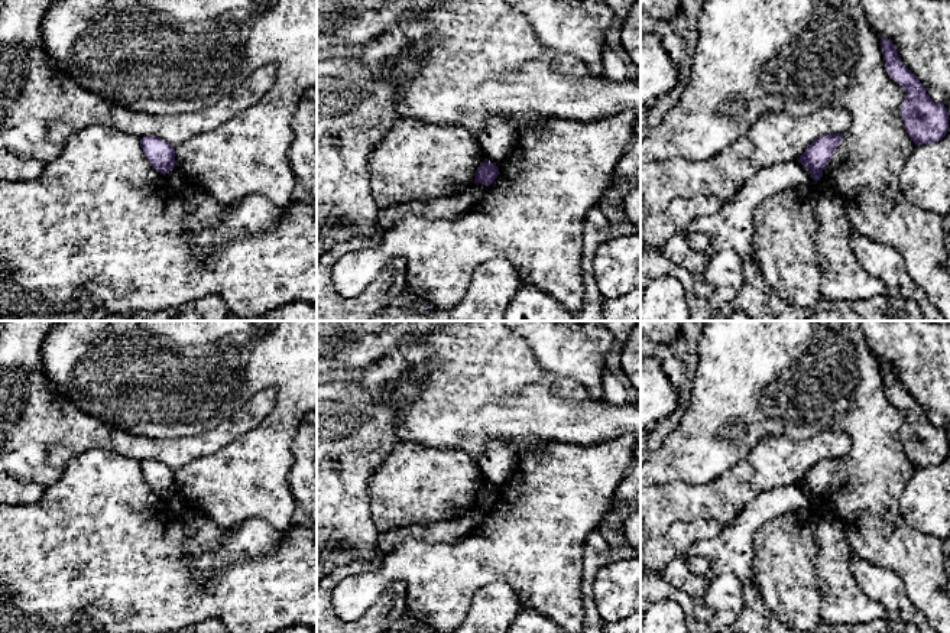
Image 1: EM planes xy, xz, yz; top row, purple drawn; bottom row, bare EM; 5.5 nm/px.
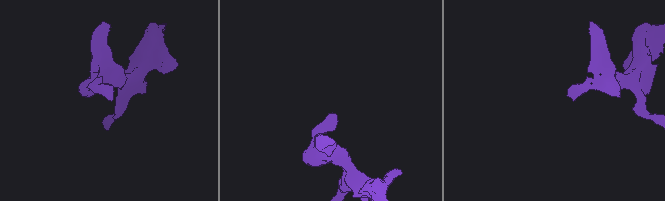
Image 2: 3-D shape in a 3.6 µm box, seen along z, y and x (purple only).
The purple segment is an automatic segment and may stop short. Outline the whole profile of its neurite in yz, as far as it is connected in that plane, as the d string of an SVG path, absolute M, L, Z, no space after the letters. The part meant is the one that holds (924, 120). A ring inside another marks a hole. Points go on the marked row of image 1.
M881 38L888 75L905 90L901 117L911 140L920 146L941 140L949 130L949 113L943 103L933 101L920 79L899 61L896 48Z

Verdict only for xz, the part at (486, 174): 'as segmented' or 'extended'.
as segmented

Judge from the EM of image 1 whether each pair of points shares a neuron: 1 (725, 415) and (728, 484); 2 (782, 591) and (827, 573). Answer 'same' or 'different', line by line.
1: different
2: different

